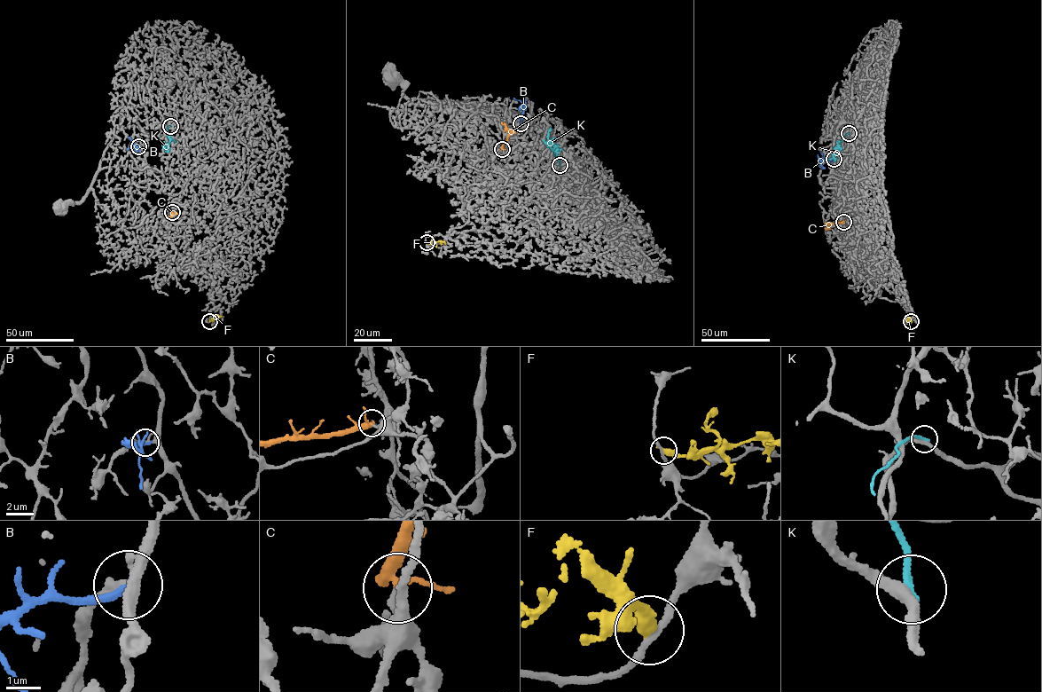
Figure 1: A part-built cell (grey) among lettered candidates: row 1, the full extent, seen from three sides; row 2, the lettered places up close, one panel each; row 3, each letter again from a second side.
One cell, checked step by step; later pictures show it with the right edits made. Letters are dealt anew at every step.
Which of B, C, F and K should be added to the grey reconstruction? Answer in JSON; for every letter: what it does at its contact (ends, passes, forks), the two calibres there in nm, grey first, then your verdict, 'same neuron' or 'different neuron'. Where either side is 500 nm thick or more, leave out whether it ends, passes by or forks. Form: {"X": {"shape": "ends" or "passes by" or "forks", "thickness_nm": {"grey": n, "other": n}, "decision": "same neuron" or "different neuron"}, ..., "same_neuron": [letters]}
{"B": {"shape": "ends", "thickness_nm": {"grey": 200, "other": 260}, "decision": "different neuron"}, "C": {"shape": "passes by", "thickness_nm": {"grey": 160, "other": 280}, "decision": "different neuron"}, "F": {"shape": "ends", "thickness_nm": {"grey": 190, "other": 440}, "decision": "different neuron"}, "K": {"shape": "ends", "thickness_nm": {"grey": 320, "other": 240}, "decision": "different neuron"}, "same_neuron": []}

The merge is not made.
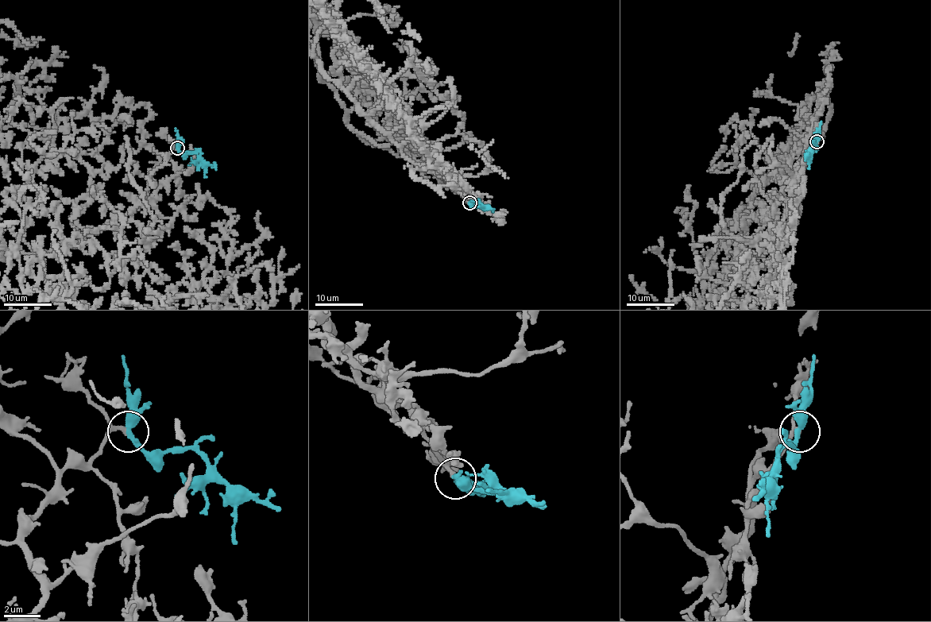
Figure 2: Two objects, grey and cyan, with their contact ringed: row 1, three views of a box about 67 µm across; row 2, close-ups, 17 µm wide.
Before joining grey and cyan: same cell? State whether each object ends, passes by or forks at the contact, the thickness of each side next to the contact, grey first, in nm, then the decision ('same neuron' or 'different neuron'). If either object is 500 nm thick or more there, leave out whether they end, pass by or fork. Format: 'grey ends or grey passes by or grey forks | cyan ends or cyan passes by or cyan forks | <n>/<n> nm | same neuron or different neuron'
grey passes by | cyan passes by | 170/380 nm | same neuron

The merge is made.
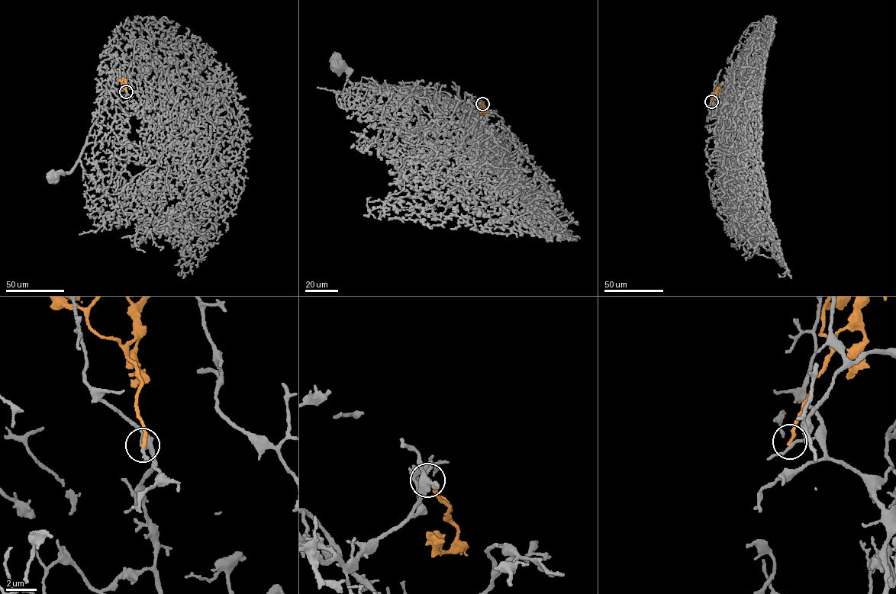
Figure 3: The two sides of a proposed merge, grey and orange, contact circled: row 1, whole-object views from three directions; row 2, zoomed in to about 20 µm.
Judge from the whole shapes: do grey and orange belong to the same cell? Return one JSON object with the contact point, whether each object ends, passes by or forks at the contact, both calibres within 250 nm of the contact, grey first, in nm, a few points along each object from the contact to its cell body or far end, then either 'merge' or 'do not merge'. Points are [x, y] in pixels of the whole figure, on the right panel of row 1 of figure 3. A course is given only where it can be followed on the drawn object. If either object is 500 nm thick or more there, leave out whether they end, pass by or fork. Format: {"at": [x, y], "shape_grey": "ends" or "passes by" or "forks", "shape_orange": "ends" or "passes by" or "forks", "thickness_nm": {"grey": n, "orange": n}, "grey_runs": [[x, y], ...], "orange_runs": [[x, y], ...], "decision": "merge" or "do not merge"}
{"at": [711, 101], "shape_grey": "passes by", "shape_orange": "ends", "thickness_nm": {"grey": 170, "orange": 220}, "grey_runs": [[711, 101], [719, 115], [730, 114], [730, 121], [724, 117], [726, 158], [736, 184], [727, 194]], "orange_runs": [[711, 101], [713, 91], [720, 87]], "decision": "do not merge"}

